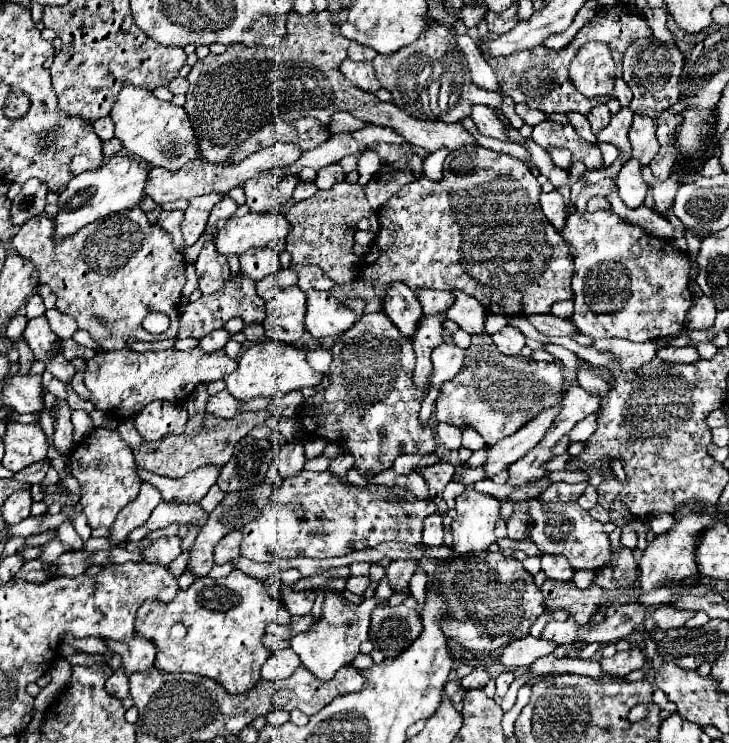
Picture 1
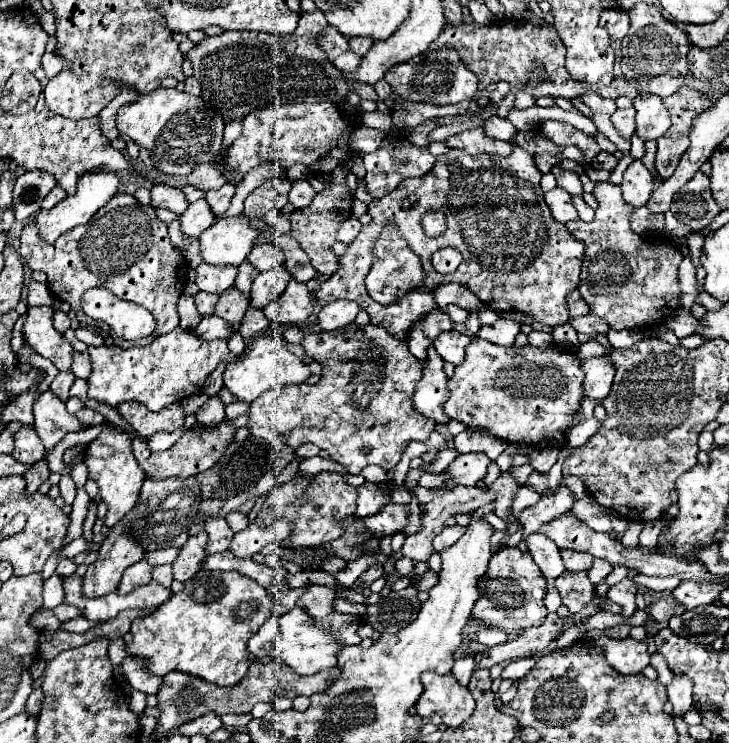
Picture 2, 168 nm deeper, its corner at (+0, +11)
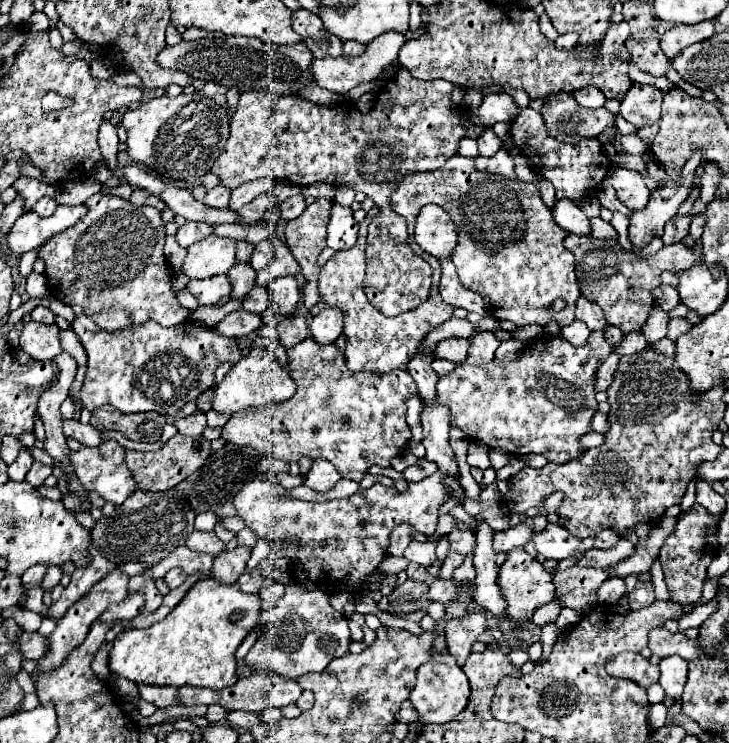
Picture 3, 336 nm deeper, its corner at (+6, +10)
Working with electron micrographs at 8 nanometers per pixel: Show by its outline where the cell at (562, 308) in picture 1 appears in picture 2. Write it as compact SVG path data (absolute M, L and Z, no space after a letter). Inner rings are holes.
M577 290L569 294L567 304L569 304L569 314L571 314L571 318L577 318L577 316L585 316L585 314L589 314L589 306L585 306L585 300L581 298L581 294L579 294Z

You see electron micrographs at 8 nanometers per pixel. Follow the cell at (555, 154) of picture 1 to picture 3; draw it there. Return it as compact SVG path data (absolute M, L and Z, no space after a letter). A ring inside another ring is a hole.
M569 233L565 237L565 247L569 247L575 255L575 271L581 295L597 303L603 309L607 323L619 327L625 335L631 331L639 331L645 325L649 311L655 305L655 297L651 291L661 285L663 271L683 271L699 263L691 249L681 243L665 245L655 255L645 259L639 257L637 251L623 249L617 239L595 239L593 235Z

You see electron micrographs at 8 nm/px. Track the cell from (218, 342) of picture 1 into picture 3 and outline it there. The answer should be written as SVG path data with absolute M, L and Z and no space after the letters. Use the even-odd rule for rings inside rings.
M235 263L231 269L229 269L229 279L231 279L231 297L235 299L243 299L247 297L247 293L251 291L253 283L255 283L255 271L251 269L251 265L239 265Z

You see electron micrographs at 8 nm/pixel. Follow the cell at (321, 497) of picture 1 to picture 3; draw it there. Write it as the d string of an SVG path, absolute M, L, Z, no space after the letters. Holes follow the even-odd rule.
M235 547L233 551L223 551L215 557L211 575L223 583L233 583L245 571L247 559L251 555L251 547Z

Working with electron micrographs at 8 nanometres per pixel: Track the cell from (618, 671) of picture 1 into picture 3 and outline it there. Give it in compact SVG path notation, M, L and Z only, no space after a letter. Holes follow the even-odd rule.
M619 653L607 661L607 673L611 677L631 679L643 687L659 681L659 669L649 663L641 653Z

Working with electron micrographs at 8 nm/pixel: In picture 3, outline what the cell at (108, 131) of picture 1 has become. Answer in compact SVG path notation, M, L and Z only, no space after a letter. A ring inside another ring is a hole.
M103 121L101 129L99 129L99 147L101 147L101 153L105 155L107 167L111 171L115 171L115 167L117 167L117 145L119 145L119 139L115 133L115 125L111 121Z

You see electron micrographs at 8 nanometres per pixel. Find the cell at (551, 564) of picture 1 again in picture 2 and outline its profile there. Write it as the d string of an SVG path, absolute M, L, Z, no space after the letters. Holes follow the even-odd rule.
M561 550L561 558L565 562L565 568L571 572L589 570L593 566L593 556L585 552L573 552L573 550Z

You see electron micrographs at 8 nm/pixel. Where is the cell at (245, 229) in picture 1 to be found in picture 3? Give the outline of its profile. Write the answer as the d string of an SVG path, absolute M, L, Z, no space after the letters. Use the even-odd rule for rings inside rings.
M209 235L187 249L183 273L191 279L205 279L227 273L235 263L235 241Z

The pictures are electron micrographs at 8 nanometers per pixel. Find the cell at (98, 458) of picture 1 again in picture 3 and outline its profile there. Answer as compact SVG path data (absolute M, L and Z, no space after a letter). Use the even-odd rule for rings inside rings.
M109 439L99 447L81 445L79 451L69 451L69 459L83 487L87 491L97 491L107 503L113 503L115 507L119 507L137 489L137 483L125 465L125 447L121 447L115 439Z

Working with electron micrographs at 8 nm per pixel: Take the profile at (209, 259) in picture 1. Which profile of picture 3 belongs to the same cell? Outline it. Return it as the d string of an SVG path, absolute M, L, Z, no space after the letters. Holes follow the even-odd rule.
M215 275L207 279L191 279L187 289L197 297L199 305L213 305L221 297L229 297L231 283L229 275Z

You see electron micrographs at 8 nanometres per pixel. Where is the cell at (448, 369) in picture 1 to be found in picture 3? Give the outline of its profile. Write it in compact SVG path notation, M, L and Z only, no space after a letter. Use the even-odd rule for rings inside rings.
M449 337L449 339L439 341L439 345L435 349L435 357L447 359L453 363L463 363L467 359L467 349L469 349L469 339Z

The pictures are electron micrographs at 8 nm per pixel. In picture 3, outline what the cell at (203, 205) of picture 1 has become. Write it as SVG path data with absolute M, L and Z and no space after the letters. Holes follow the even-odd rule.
M187 221L183 227L177 229L177 243L181 247L189 247L195 241L199 241L199 239L211 235L211 233L213 233L213 227L211 225L203 223L203 221L201 223L199 221Z

